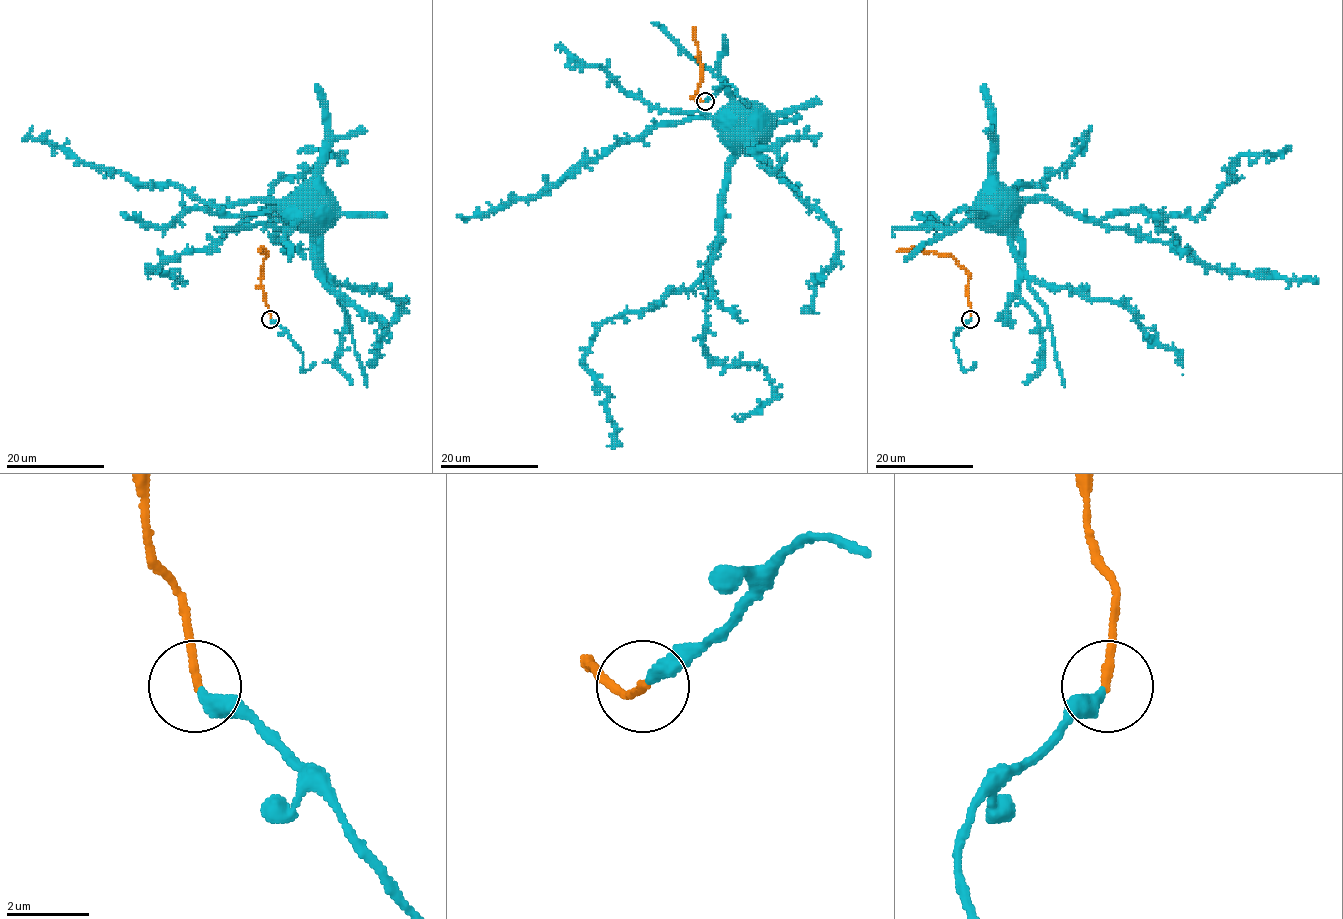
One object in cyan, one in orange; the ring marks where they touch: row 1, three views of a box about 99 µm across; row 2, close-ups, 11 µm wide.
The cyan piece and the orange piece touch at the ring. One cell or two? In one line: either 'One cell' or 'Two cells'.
One cell

